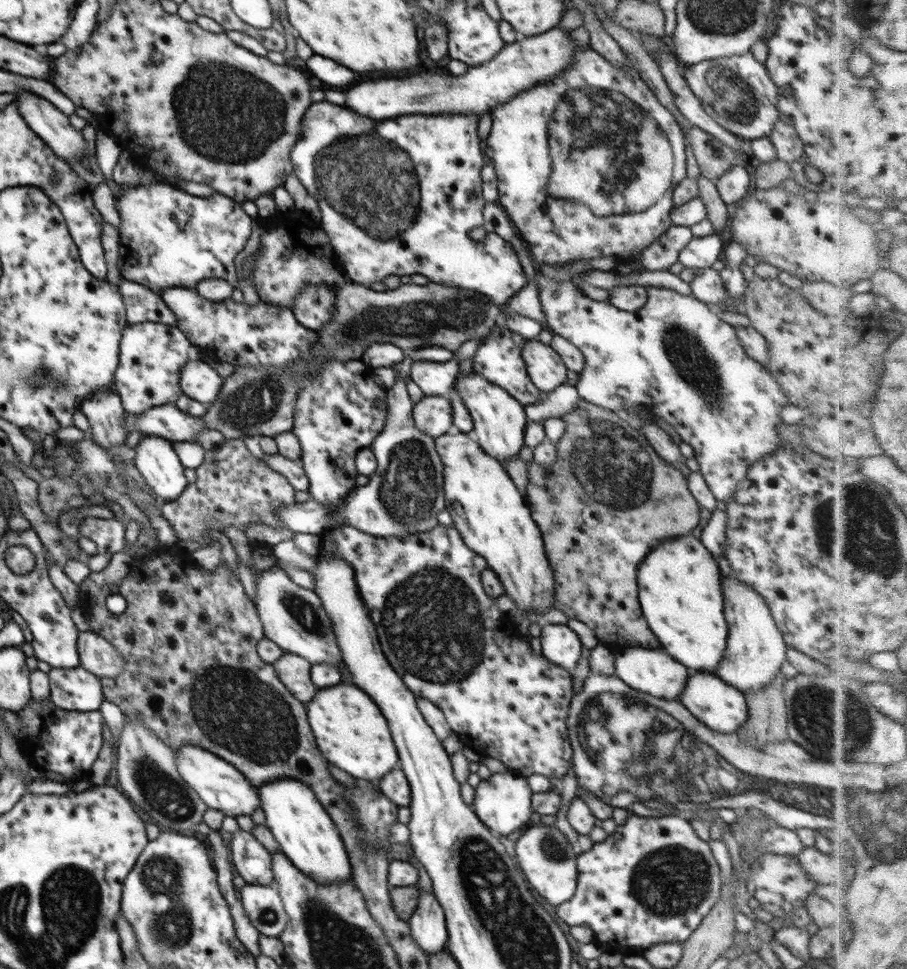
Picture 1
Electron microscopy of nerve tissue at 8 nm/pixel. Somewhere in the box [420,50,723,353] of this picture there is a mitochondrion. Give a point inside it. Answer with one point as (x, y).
(627, 151)

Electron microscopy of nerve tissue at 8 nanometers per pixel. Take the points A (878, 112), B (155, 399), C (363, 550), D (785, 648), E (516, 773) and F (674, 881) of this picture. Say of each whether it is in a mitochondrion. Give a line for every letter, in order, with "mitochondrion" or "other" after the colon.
A: mitochondrion
B: other
C: other
D: other
E: other
F: mitochondrion

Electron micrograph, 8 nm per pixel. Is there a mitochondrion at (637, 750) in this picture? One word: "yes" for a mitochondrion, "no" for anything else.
yes

